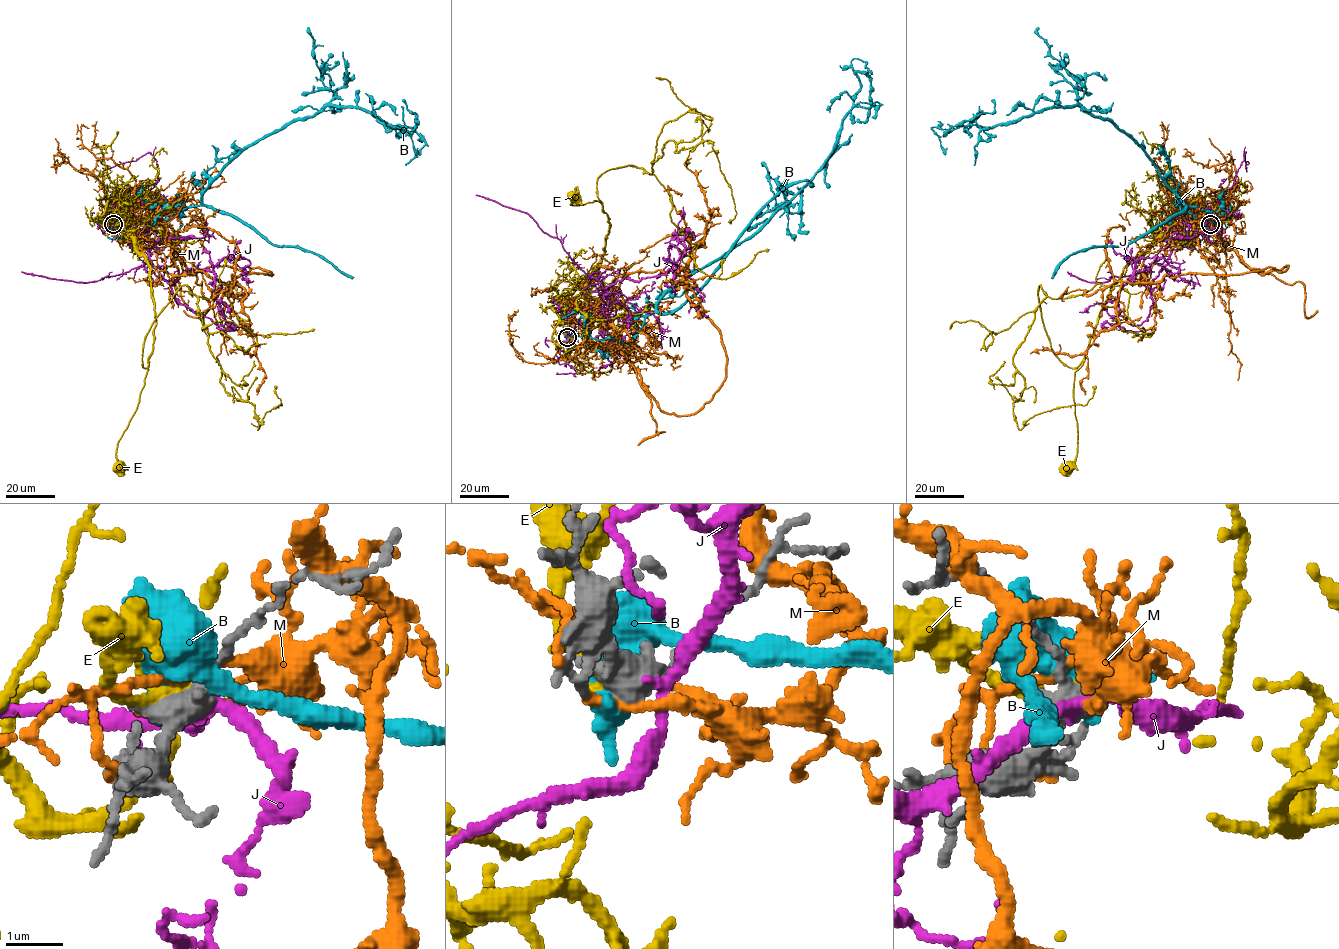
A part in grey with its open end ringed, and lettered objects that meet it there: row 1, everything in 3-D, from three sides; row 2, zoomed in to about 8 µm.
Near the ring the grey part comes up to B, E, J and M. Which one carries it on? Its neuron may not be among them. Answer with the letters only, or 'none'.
none

